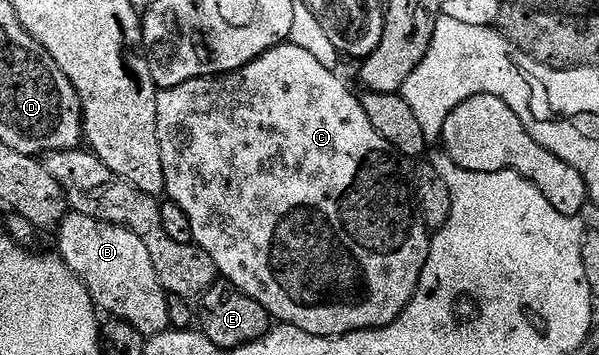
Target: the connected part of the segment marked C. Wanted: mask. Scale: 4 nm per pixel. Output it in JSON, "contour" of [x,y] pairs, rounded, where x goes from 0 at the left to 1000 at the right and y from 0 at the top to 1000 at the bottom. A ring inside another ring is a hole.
{"contour":[[[476,124],[472,130],[459,130],[456,141],[447,141],[441,149],[436,163],[427,163],[417,180],[411,180],[396,197],[387,197],[381,208],[362,208],[352,220],[311,225],[311,237],[297,237],[282,254],[267,254],[262,270],[262,389],[269,406],[270,479],[275,487],[277,546],[290,575],[297,575],[297,586],[304,586],[304,597],[311,597],[311,608],[317,608],[322,685],[336,693],[351,721],[351,732],[357,732],[362,775],[372,792],[381,794],[391,811],[397,811],[411,834],[431,845],[431,856],[437,856],[437,868],[444,868],[444,879],[452,885],[462,910],[479,913],[491,924],[504,924],[504,935],[518,935],[518,946],[538,946],[539,952],[563,952],[584,935],[628,930],[633,918],[649,918],[673,879],[678,856],[684,856],[684,845],[694,828],[694,814],[701,808],[705,755],[711,755],[711,732],[721,696],[718,651],[710,642],[708,623],[703,620],[694,589],[691,549],[683,515],[676,504],[673,513],[666,501],[668,468],[661,459],[664,454],[663,437],[648,400],[638,394],[638,383],[631,383],[631,372],[624,372],[624,349],[618,349],[618,335],[613,332],[599,273],[593,262],[588,268],[586,248],[564,211],[566,206],[561,197],[553,197],[538,180],[531,180],[531,169],[524,169],[524,158],[518,158],[518,146],[511,146],[508,138],[486,124]]]}

